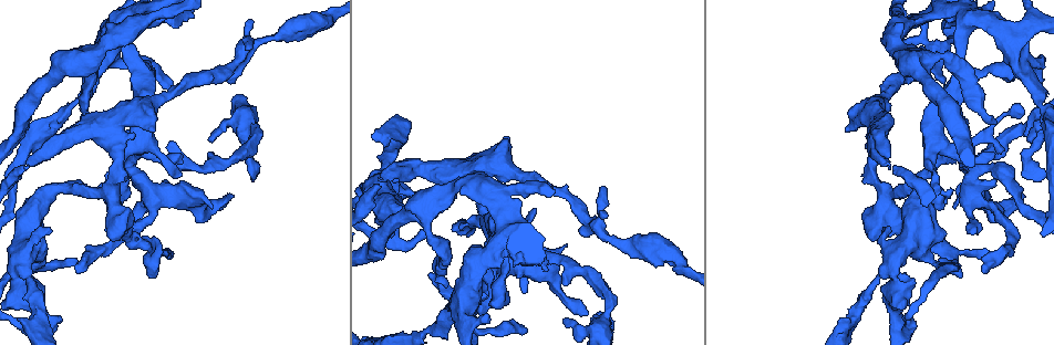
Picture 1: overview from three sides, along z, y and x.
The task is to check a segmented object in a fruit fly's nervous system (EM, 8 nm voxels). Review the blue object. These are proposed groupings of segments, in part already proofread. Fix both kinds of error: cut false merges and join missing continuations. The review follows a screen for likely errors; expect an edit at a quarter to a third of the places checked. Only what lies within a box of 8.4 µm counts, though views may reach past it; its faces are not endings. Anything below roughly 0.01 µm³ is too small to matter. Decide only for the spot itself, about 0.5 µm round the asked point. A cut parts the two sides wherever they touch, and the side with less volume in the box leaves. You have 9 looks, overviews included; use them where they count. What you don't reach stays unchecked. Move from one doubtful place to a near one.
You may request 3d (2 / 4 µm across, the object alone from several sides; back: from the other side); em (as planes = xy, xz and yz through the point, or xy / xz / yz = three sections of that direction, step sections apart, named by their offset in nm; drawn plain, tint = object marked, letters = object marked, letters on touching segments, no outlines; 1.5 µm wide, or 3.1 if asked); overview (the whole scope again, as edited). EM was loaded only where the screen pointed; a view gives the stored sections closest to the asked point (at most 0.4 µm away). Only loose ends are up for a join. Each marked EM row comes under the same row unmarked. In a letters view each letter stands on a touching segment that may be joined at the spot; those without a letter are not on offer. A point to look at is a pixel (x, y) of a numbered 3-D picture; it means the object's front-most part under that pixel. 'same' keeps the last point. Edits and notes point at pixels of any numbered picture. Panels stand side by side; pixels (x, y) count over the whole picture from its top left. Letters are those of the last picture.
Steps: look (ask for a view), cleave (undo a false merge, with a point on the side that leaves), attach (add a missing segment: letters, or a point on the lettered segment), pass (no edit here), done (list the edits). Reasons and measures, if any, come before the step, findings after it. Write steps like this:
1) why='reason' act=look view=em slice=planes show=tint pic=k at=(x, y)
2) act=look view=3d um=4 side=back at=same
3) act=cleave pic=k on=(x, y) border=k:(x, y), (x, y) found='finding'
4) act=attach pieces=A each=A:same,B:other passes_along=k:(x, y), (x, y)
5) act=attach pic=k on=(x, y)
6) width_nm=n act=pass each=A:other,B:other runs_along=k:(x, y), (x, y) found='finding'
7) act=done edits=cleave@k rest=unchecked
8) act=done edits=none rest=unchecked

act=look view=em slice=xy step=8 show=tint pic=1 at=(602, 188)

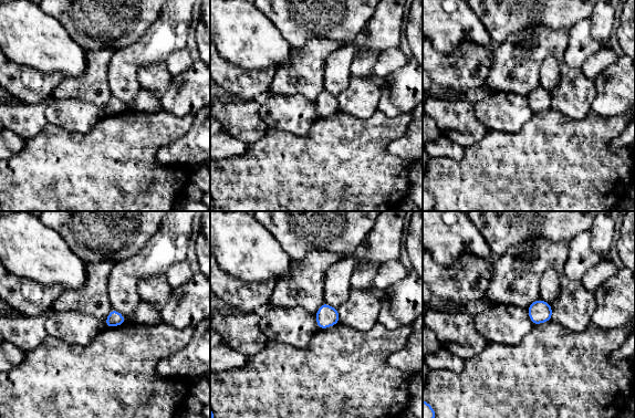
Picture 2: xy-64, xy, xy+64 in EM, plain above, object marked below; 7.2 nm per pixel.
why='another direction' act=look view=em slice=planes show=letters at=same

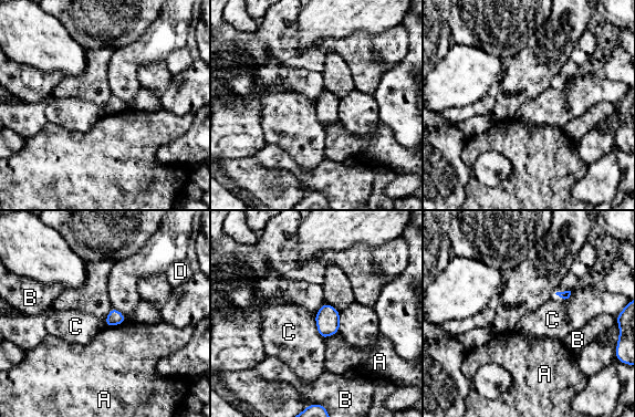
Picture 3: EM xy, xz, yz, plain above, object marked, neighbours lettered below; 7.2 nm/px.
act=pass each=A:other,B:other,C:other,D:other border=3:(125, 320), (118, 324), (107, 326) found='none of them fits'

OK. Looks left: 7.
act=look view=3d um=4 pic=1 at=(17, 318)

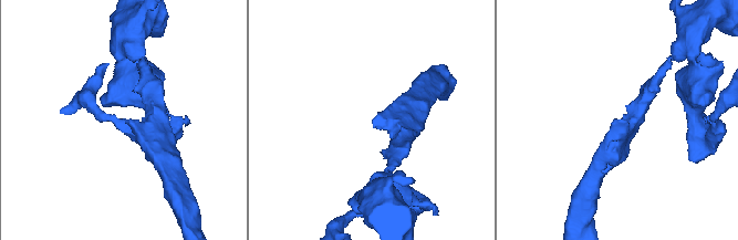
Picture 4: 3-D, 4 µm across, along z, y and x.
arm_widths_nm=260,300 act=look view=em slice=planes show=letters pic=4 at=(626, 121)

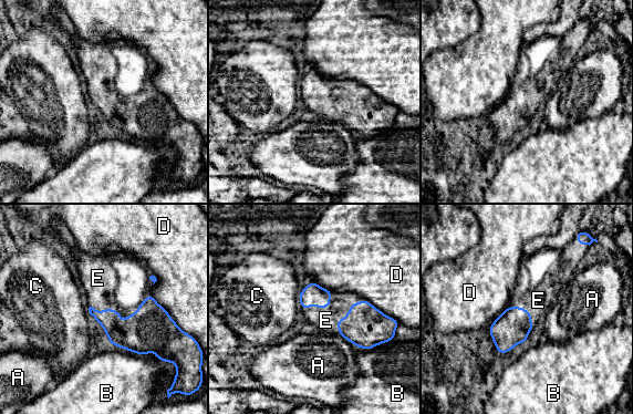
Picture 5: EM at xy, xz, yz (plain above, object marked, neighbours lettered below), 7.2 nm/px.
width_nm=160 act=attach pieces=E each=A:other,B:other,C:other,D:other,E:same passes_along=5:(151, 327), (120, 312), (100, 285) found='it goes on there'

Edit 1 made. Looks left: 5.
act=look view=overview

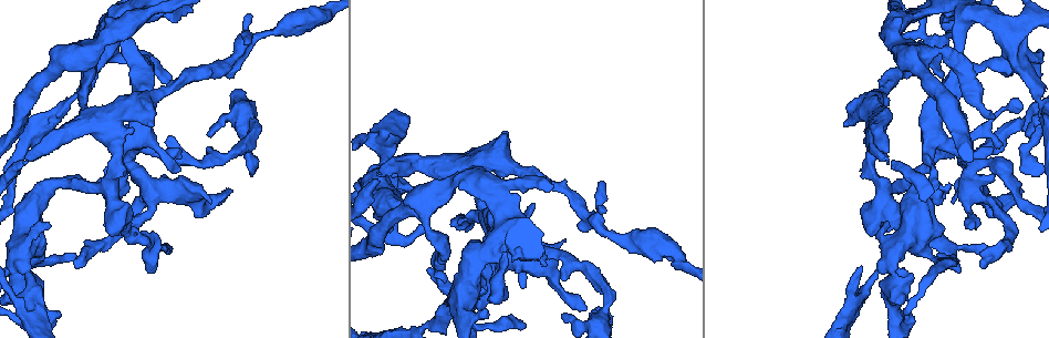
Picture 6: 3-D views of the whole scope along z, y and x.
act=look view=em slice=xy step=4 show=letters pic=6 at=(982, 267)

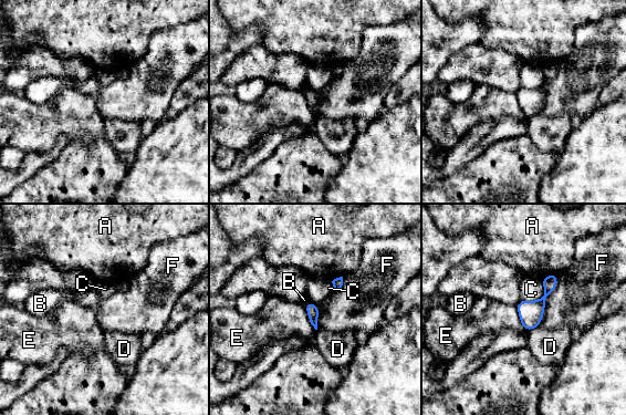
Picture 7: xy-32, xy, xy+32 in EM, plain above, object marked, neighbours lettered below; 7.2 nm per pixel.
why='cut it another way' act=look view=em slice=planes show=letters at=same

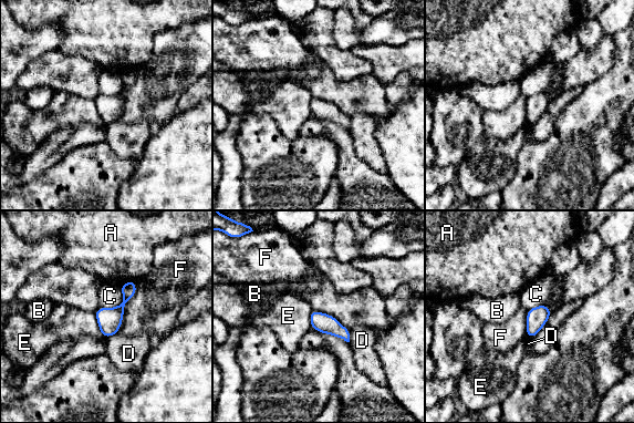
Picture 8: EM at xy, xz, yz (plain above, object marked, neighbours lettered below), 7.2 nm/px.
width_nm=140 longest_contact=F:400nm act=pass each=A:other,B:other,C:other,D:other,E:other,F:other found='no lettered segment goes on from it'

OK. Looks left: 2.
why='stops while still wide' act=look view=em slice=planes show=letters pic=6 at=(209, 203)

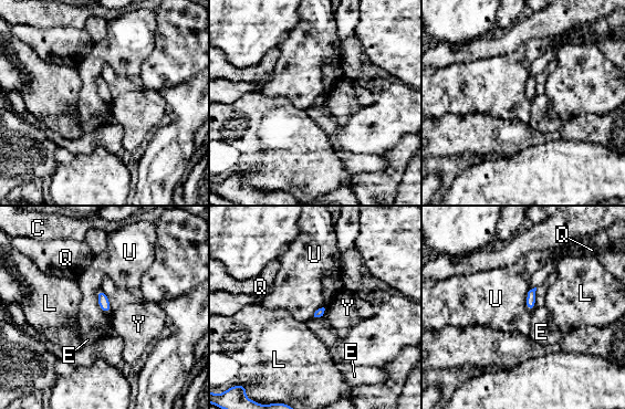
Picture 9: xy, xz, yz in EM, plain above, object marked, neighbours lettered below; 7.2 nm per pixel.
act=pass each=C:other,E:other,L:other,Q:other,U:other,Y:other border=9:(100, 289), (97, 305), (106, 313) found='no lettered segment goes on from it'

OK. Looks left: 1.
act=done edits=attach@5 rest=unchecked

